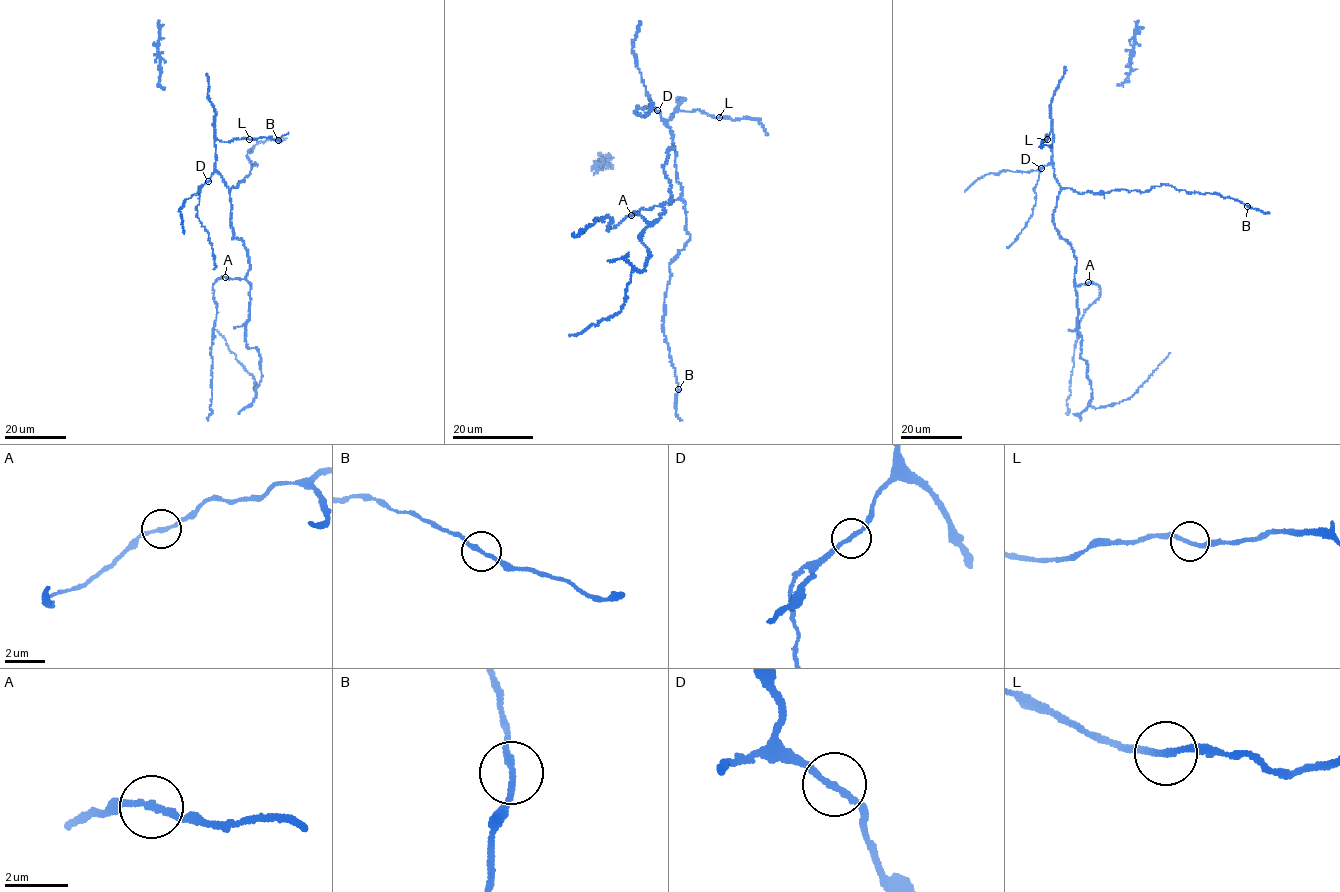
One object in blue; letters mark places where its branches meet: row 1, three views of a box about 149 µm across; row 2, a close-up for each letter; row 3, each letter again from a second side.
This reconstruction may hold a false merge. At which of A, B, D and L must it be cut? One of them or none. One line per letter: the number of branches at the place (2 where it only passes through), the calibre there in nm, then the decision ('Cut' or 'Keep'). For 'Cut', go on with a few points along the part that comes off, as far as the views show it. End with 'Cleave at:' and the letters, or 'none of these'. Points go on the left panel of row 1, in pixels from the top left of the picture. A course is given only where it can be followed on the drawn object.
A: Branches: 2. Thickness 190 nm. Keep
B: Branches: 2. Thickness 190 nm. Cut
D: Branches: 2. Thickness 190 nm. Keep
L: Branches: 2. Thickness 190 nm. Keep
Cleave at: B

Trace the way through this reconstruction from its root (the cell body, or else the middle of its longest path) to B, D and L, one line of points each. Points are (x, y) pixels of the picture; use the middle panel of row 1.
B: (666, 160), (667, 152), (674, 146), (686, 230), (691, 236), (669, 265), (662, 319), (678, 389)
D: (666, 160), (667, 152), (675, 145), (673, 137), (657, 110)
L: (666, 160), (667, 152), (675, 145), (666, 122), (673, 113), (699, 110), (719, 117)

